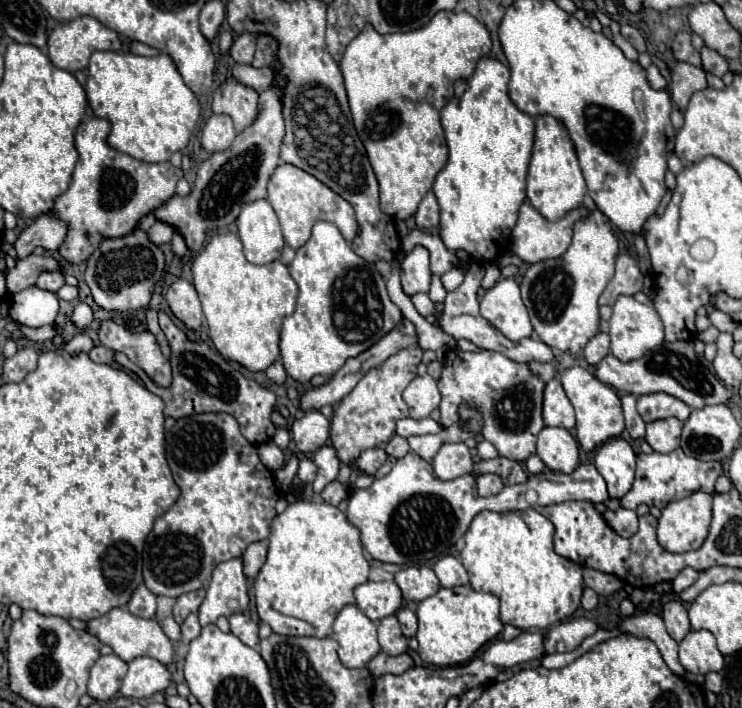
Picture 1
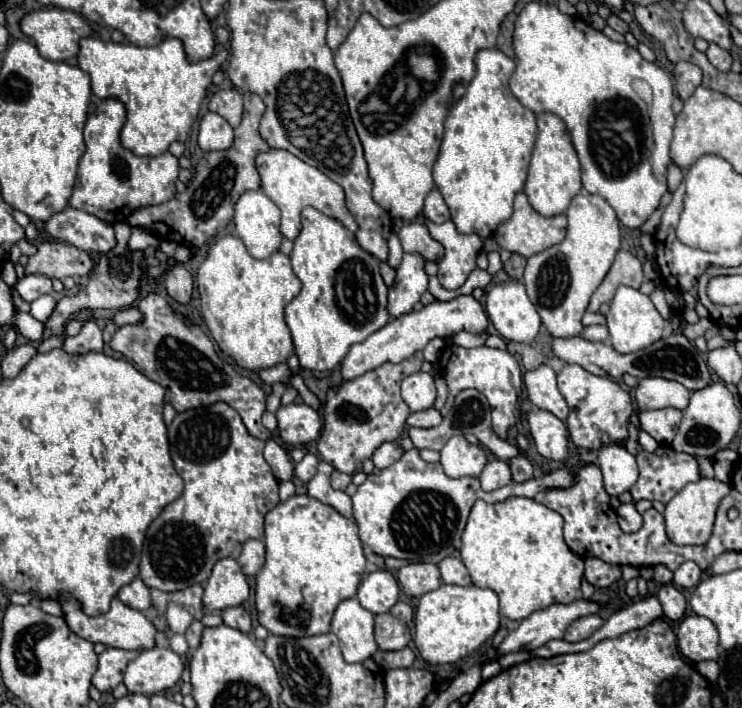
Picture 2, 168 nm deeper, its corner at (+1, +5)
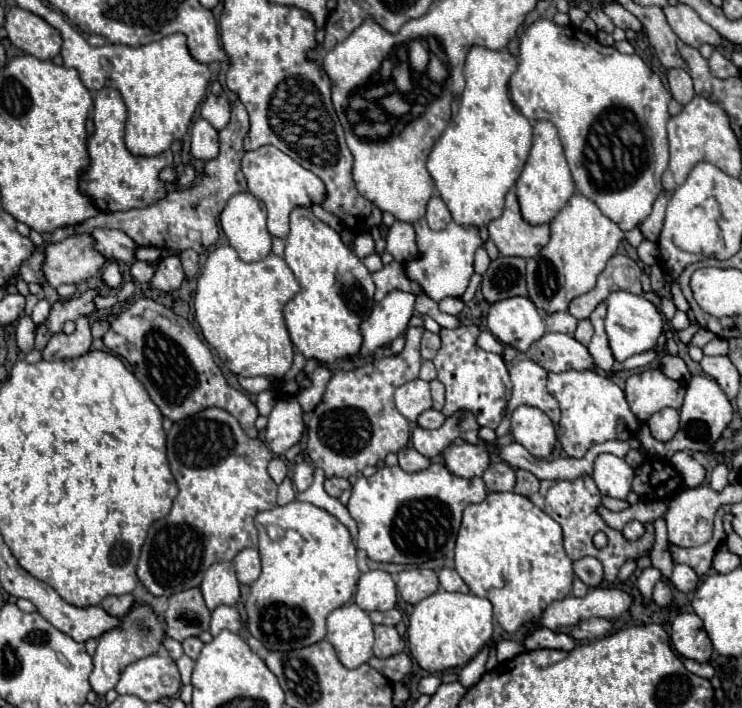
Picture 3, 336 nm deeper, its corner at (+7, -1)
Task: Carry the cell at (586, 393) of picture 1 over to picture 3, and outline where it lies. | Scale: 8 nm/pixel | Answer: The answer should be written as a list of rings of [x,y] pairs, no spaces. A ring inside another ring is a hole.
[[[564,371],[548,373],[547,389],[556,397],[562,409],[562,419],[558,423],[558,441],[568,457],[580,459],[586,451],[608,439],[630,441],[640,431],[640,419],[630,411],[624,391],[606,375],[598,371]]]

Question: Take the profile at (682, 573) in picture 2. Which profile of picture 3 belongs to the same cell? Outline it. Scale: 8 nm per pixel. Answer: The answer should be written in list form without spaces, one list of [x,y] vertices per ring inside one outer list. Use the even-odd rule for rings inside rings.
[[[676,565],[670,581],[676,585],[678,591],[682,591],[682,593],[692,593],[692,591],[698,587],[700,577],[698,577],[688,565]]]

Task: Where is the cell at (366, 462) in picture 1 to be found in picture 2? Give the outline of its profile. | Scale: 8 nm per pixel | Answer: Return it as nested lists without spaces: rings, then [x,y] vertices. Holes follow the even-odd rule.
[[[392,441],[392,443],[382,443],[376,451],[374,451],[374,455],[372,455],[372,461],[374,461],[374,465],[378,467],[378,469],[386,469],[386,467],[390,467],[394,461],[398,461],[398,457],[402,457],[402,447],[396,443],[396,441]]]

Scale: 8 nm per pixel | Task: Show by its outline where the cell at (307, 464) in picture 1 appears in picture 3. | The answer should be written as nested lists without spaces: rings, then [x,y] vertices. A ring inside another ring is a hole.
[[[298,463],[298,465],[294,467],[292,483],[296,485],[298,491],[306,491],[306,489],[312,485],[312,479],[314,479],[314,469],[312,469],[312,465],[308,465],[308,463]]]

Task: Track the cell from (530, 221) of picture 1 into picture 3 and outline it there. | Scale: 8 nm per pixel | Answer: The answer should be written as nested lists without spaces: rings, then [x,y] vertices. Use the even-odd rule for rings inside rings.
[[[514,189],[508,191],[500,219],[488,223],[490,239],[496,243],[500,255],[514,255],[530,259],[548,243],[548,225],[530,225],[522,219]]]

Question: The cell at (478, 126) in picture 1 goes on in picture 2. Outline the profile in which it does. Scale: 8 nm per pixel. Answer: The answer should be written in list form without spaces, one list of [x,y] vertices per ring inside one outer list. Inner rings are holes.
[[[482,49],[476,53],[476,77],[466,87],[466,93],[448,111],[444,121],[444,137],[438,159],[434,163],[434,183],[440,189],[452,221],[462,235],[476,233],[480,239],[492,237],[500,223],[512,217],[512,203],[516,193],[524,189],[530,155],[536,141],[536,117],[524,107],[508,87],[508,79],[514,73],[514,61],[498,49]]]

